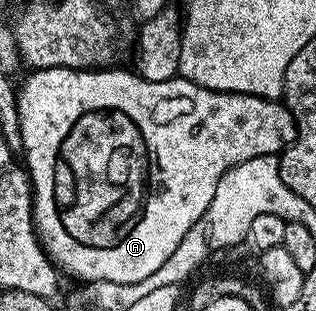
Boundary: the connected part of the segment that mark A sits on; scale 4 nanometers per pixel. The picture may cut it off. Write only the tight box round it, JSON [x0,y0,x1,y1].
[16,67,296,284]

